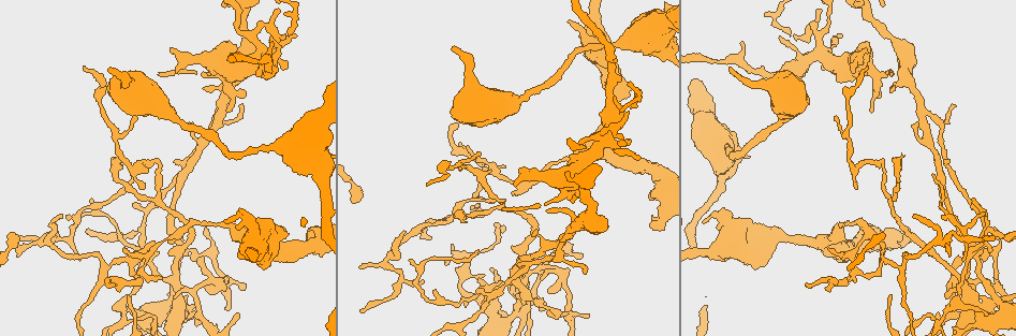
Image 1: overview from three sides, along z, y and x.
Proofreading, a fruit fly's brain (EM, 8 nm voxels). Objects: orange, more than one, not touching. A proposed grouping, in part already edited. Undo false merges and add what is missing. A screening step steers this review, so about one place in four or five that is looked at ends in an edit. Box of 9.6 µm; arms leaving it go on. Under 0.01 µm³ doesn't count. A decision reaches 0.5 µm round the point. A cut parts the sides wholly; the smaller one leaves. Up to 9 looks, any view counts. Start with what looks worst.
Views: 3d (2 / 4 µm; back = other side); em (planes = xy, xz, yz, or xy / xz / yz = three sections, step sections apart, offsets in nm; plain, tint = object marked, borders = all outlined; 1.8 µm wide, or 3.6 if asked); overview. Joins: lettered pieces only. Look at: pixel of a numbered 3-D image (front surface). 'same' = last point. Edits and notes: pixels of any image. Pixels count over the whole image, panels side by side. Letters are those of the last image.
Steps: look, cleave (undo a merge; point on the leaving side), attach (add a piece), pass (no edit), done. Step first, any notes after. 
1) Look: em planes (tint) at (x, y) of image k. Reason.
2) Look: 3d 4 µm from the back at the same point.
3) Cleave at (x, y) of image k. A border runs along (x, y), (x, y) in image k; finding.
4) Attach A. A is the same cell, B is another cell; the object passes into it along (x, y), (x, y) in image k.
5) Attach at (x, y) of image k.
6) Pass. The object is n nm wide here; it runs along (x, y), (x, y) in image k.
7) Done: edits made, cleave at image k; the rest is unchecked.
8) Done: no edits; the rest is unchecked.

Look: em planes (borders) at (72, 231) of image 1. Four-way junction.

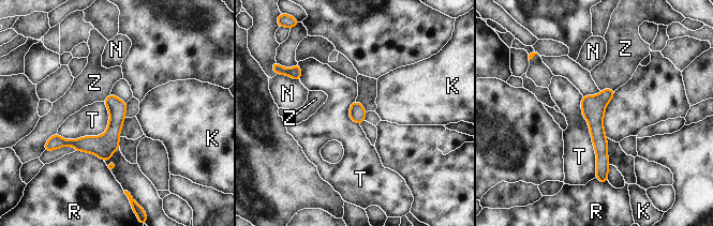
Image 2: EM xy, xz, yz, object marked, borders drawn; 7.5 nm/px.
Pass. K, N, R, T and Z are other cells; all the same neuron.

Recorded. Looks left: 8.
Look: em xy step 4 (tint) at (972, 252) of image 1. Arms part here.

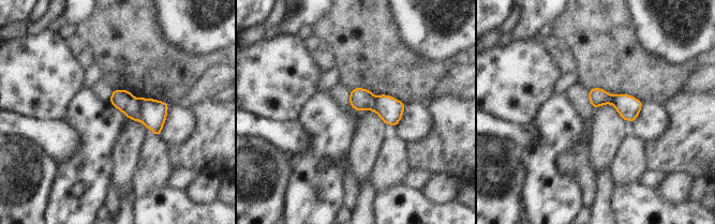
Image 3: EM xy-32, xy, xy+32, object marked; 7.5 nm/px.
Look: em xy step 4 (borders) at the same point. See the neighbours.

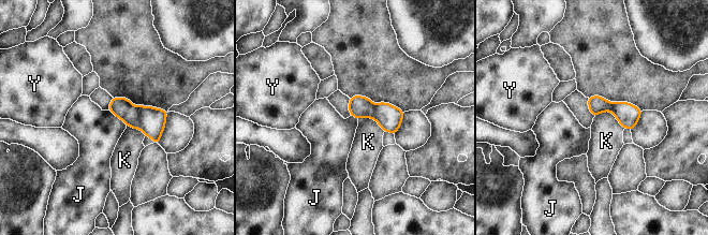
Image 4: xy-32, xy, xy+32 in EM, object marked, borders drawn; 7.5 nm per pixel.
Cleave at (152, 120) of image 4. The longest contact is with K, 240 nm; J, K and Y are other cells; a second neuron is stuck on.

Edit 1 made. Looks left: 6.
Look: overview. Redraw.

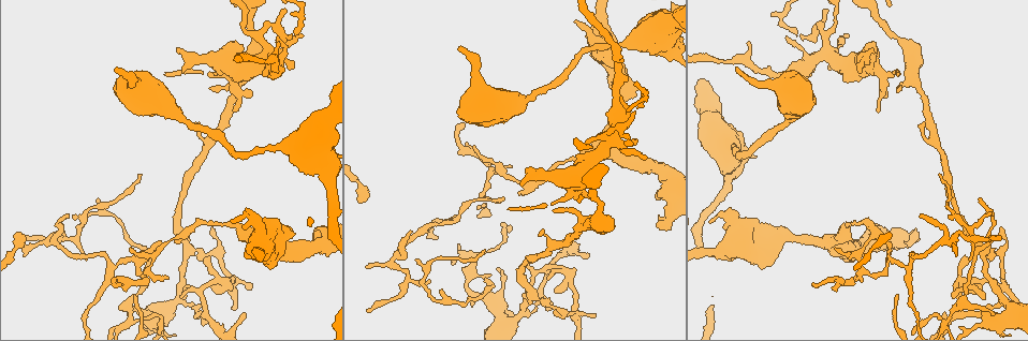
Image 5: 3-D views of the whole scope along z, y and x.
Look: em 3.6 µm planes (borders) at (154, 320) of image 5. Arms part here.

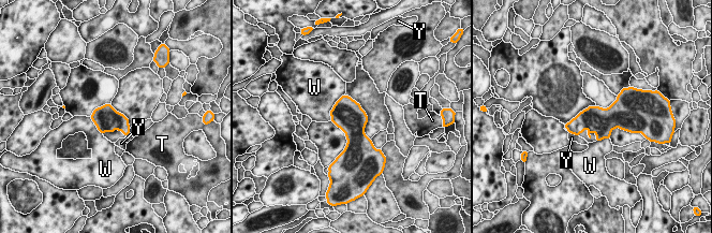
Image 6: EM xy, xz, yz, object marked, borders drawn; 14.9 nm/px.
Pass. The longest contact is with W, 460 nm; T, W and Y are other cells; a border runs along (344, 93), (330, 111), (330, 119) in image 6; one neuron here.

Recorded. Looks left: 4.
Look: em planes (borders) at (168, 277) of image 5. Thin end.

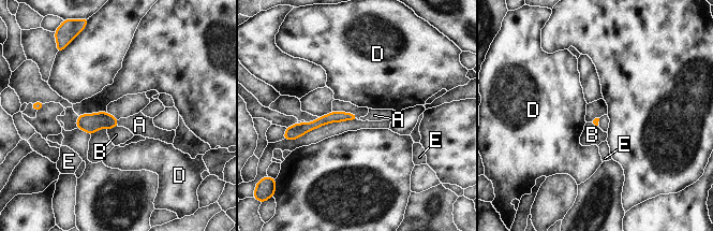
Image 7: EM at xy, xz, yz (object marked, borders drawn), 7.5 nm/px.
Attach A. A is the same cell, B, D and E are other cells; the object passes into it along (89, 123), (117, 123), (139, 125) in image 7; it goes on there.

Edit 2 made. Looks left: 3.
Done: edits made, cleave at image 4, attach at image 7; the rest is unchecked.

